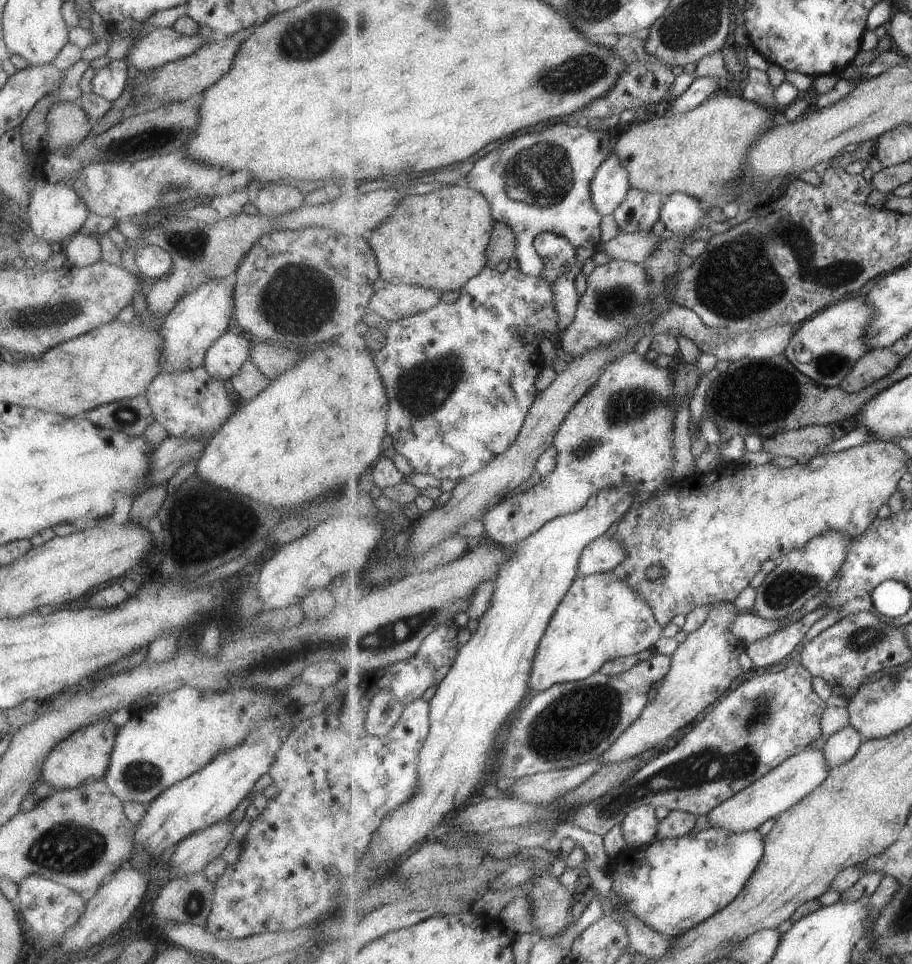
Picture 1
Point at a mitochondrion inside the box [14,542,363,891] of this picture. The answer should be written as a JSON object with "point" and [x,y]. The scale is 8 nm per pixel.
{"point":[69,848]}

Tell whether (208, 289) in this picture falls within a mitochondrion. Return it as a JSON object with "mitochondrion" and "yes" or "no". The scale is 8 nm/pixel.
{"mitochondrion":"no"}

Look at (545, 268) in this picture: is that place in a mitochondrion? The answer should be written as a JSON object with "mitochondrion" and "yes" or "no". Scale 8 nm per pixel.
{"mitochondrion":"no"}

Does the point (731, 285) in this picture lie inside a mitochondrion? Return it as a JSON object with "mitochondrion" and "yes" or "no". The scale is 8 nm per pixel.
{"mitochondrion":"yes"}

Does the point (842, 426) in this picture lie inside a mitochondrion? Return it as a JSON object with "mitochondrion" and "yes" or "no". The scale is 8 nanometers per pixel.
{"mitochondrion":"no"}

